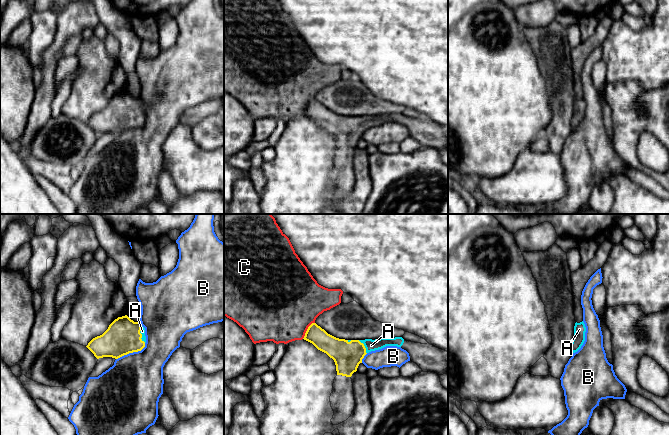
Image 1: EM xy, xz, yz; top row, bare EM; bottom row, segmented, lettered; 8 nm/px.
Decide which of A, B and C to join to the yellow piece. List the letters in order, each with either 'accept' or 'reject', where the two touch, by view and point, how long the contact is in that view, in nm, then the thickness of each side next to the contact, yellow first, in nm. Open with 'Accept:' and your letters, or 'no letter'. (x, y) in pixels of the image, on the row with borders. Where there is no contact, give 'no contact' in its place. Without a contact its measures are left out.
Accept: A
A: accept; meets yellow in xy at (141, 334); contact 150 nm long; 280 nm thick on the yellow side, 40 nm on the other
B: reject; meets yellow in xy at (131, 352); contact 280 nm long; 280 nm thick on the yellow side, 460 nm on the other
C: reject; meets yellow in xz at (307, 330); contact 170 nm long; 160 nm thick on the yellow side, 480 nm on the other

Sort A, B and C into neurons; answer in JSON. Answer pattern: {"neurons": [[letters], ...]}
{"neurons": [["A"], ["B"], ["C"]]}

